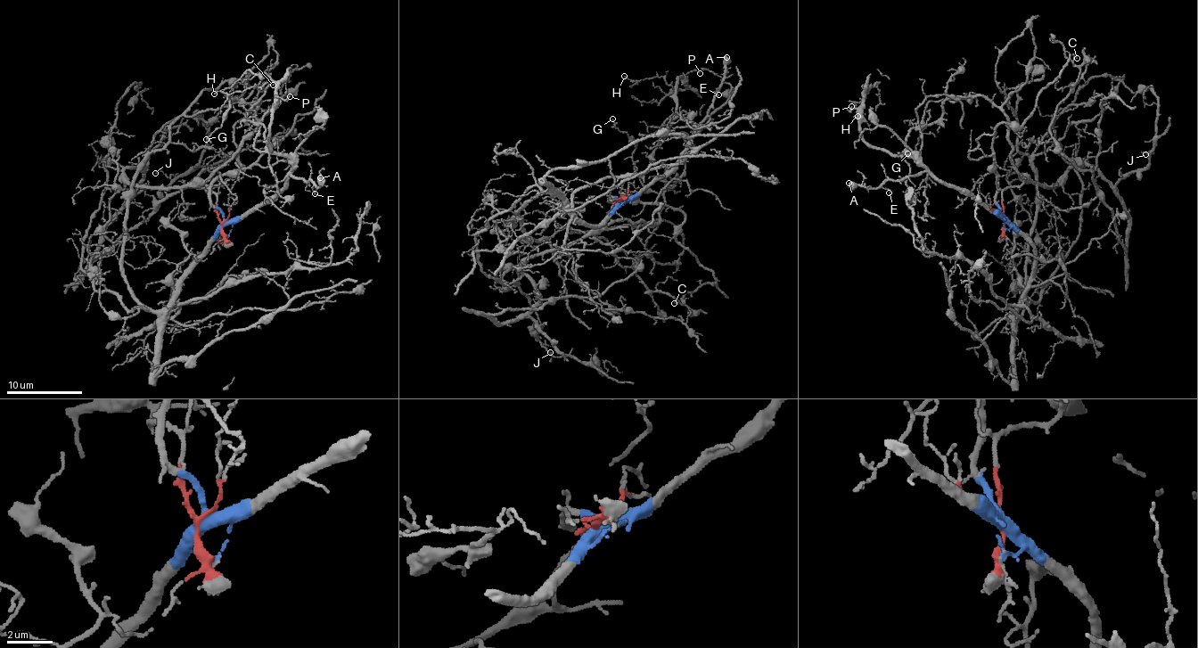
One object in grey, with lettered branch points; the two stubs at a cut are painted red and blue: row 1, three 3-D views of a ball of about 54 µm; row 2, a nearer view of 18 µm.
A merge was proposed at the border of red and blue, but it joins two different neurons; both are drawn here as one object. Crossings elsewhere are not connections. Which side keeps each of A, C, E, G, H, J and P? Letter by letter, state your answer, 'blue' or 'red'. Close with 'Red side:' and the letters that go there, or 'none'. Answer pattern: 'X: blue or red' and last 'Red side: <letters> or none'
A: blue
C: red
E: blue
G: red
H: blue
J: red
P: blue
Red side: C, G, J

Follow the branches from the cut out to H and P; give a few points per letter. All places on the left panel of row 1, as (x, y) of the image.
H: (222, 224), (233, 224), (273, 199), (291, 168), (285, 157), (272, 150), (268, 139), (275, 83), (215, 93)
P: (222, 224), (239, 222), (285, 184), (291, 163), (272, 150), (268, 127), (275, 96), (284, 99), (290, 95)

